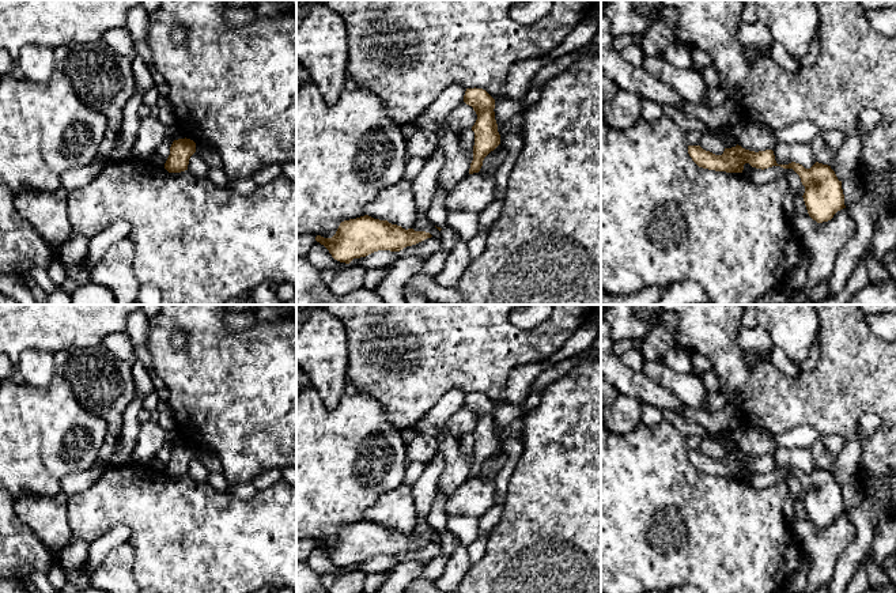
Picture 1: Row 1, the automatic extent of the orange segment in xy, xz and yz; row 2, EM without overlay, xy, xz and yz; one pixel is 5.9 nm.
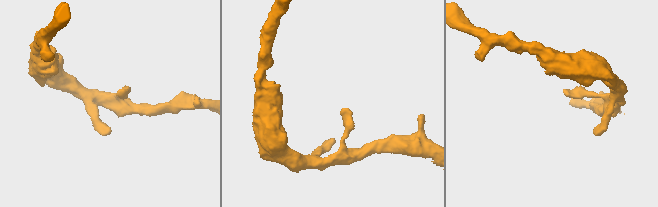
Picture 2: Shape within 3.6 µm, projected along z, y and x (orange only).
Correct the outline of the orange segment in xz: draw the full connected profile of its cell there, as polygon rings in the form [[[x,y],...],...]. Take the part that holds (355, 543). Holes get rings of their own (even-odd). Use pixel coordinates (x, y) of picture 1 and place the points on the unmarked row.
[[[364,520],[341,526],[332,543],[317,540],[315,545],[324,549],[334,564],[349,569],[354,563],[378,555],[400,556],[431,541],[426,536],[405,535],[387,525]]]

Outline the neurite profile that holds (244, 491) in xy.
[[[253,483],[230,484],[228,492],[241,501],[252,499],[257,494]]]

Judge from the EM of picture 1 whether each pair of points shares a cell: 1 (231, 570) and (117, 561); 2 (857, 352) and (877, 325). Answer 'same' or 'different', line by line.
1: different
2: different

